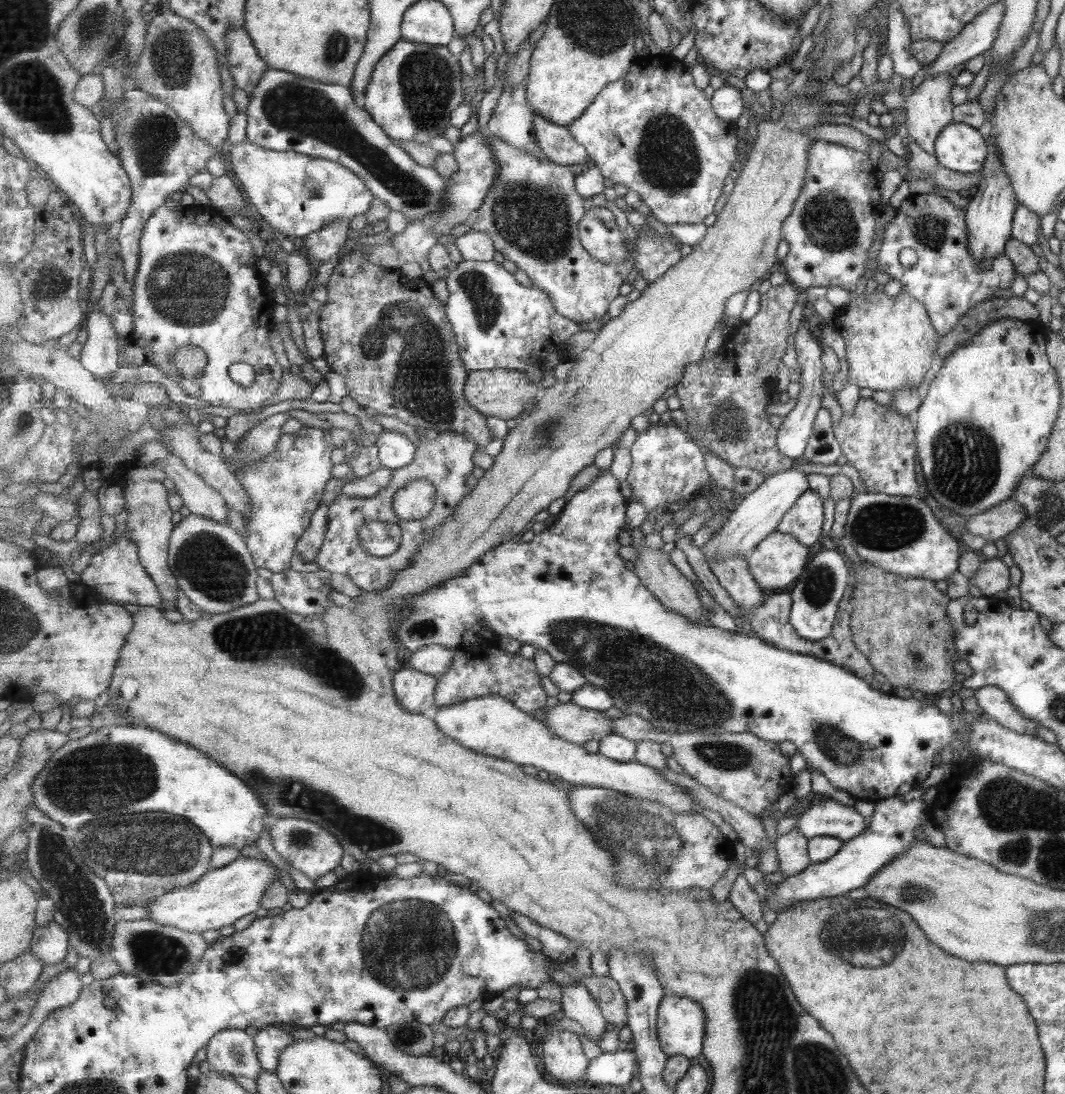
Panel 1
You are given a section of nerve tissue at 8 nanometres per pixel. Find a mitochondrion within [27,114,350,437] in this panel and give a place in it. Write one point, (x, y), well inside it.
(190, 290)

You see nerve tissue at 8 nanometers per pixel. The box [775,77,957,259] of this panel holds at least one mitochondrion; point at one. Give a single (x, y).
(828, 221)

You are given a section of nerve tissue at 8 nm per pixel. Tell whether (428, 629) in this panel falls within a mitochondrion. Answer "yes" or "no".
yes

